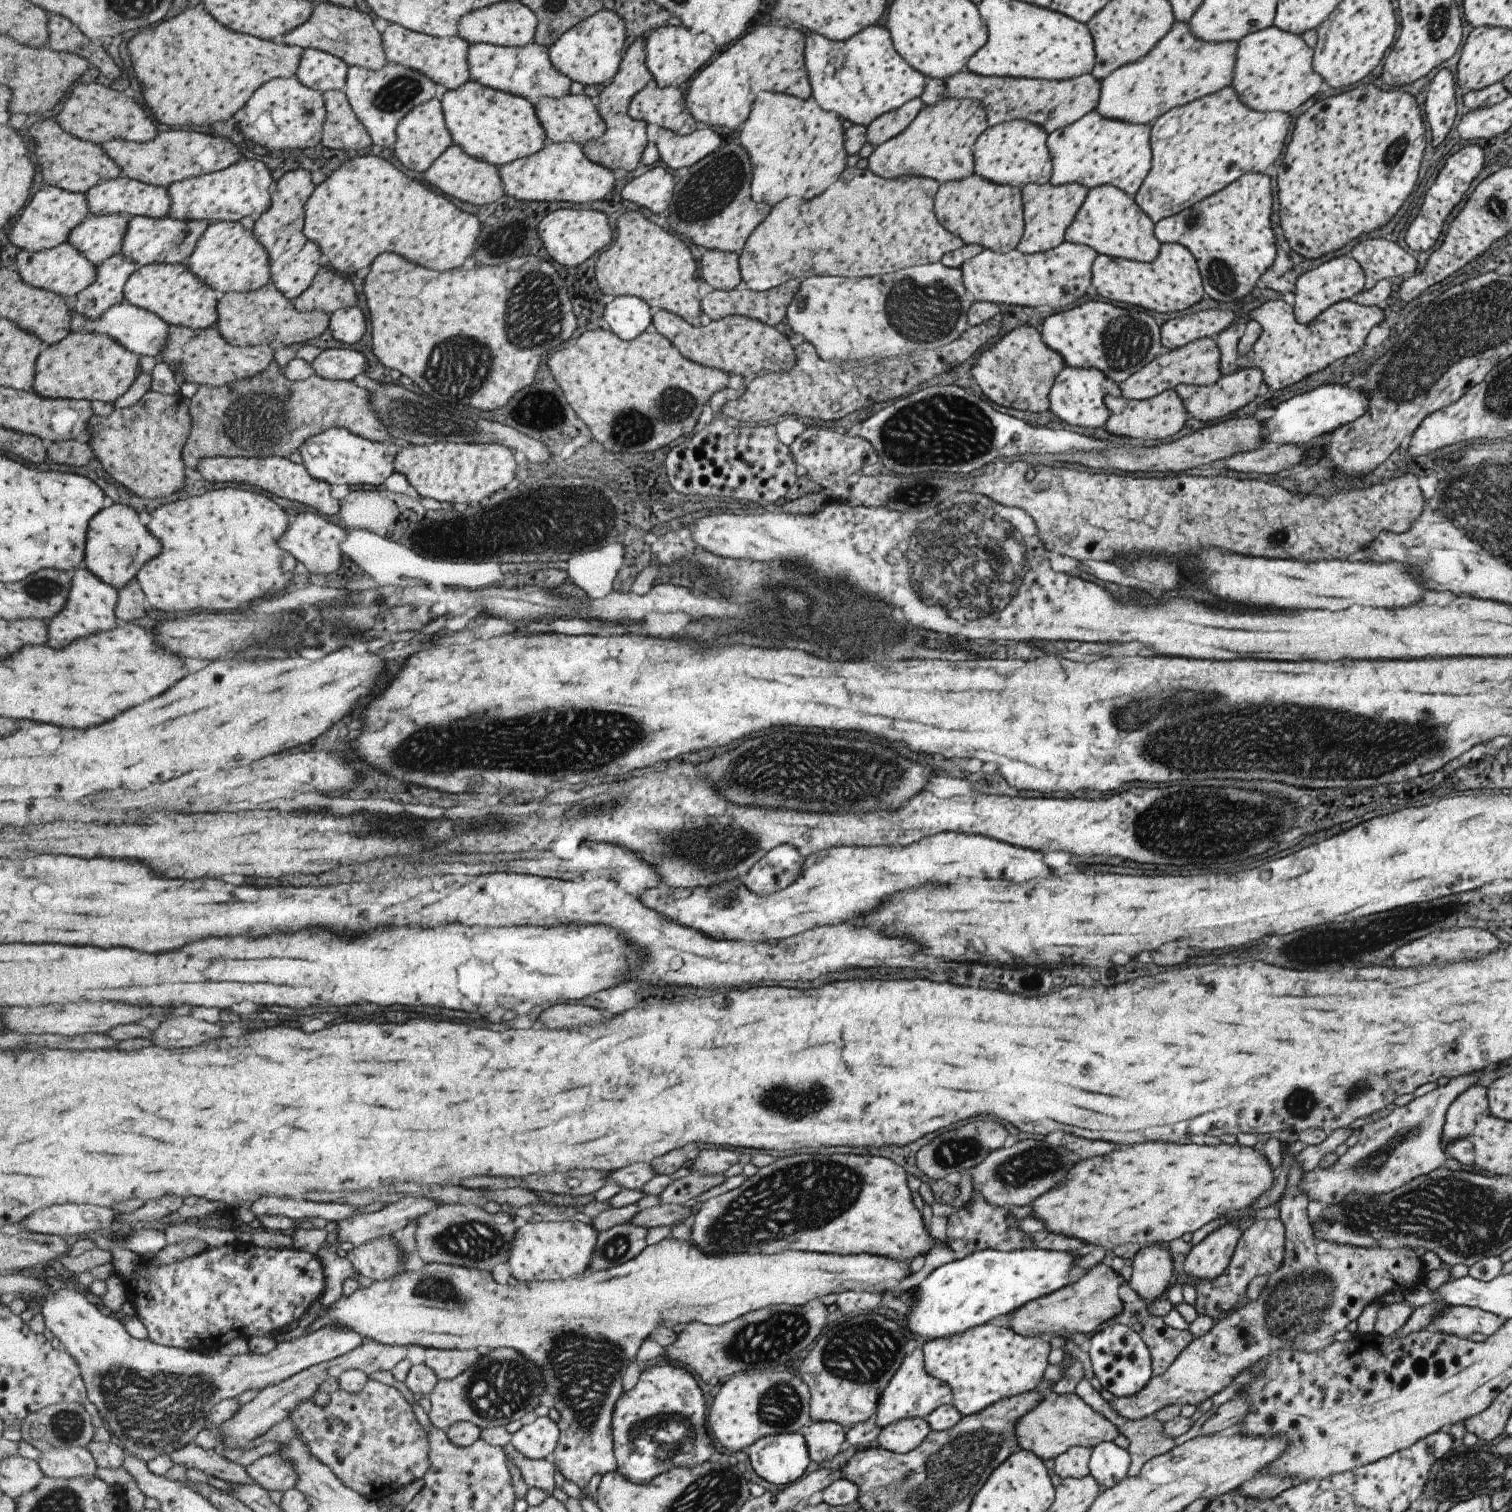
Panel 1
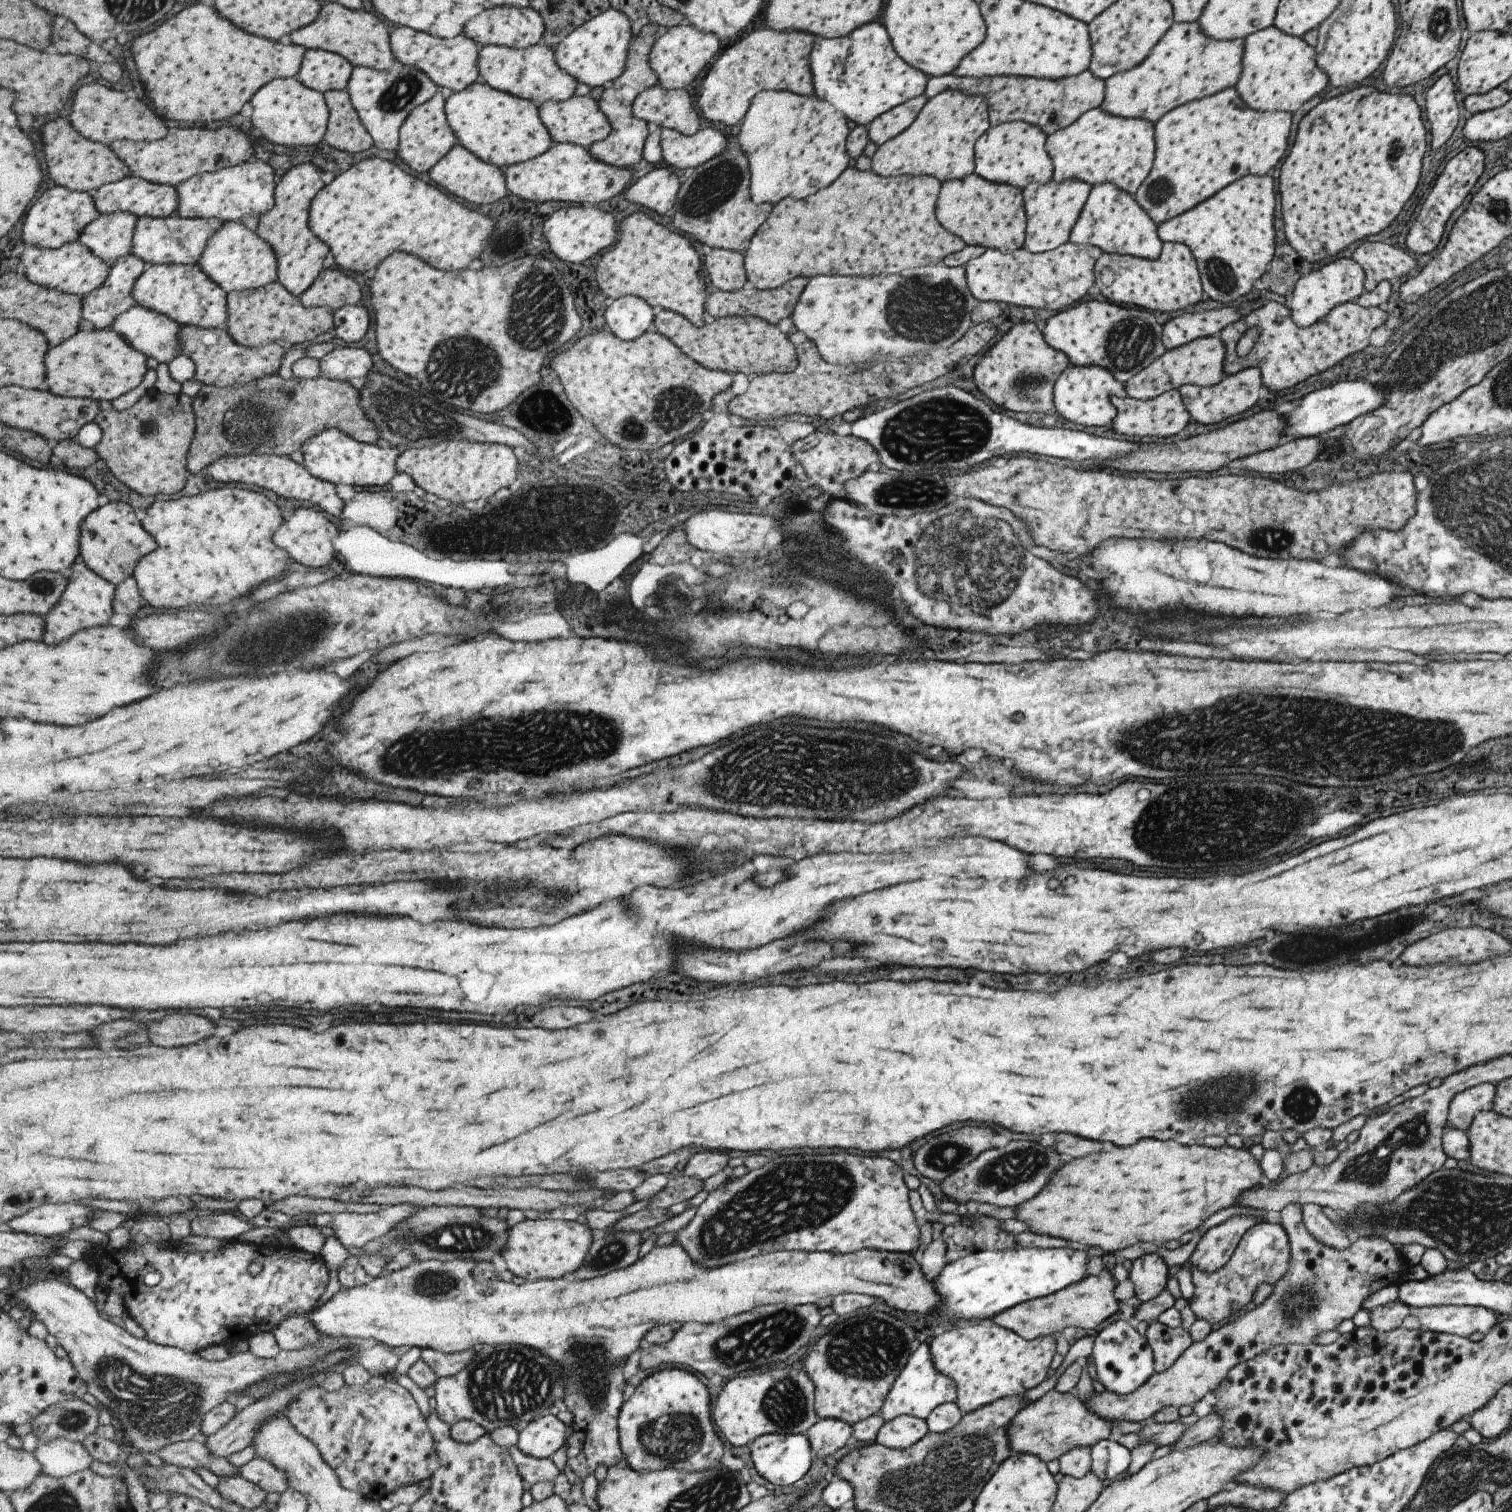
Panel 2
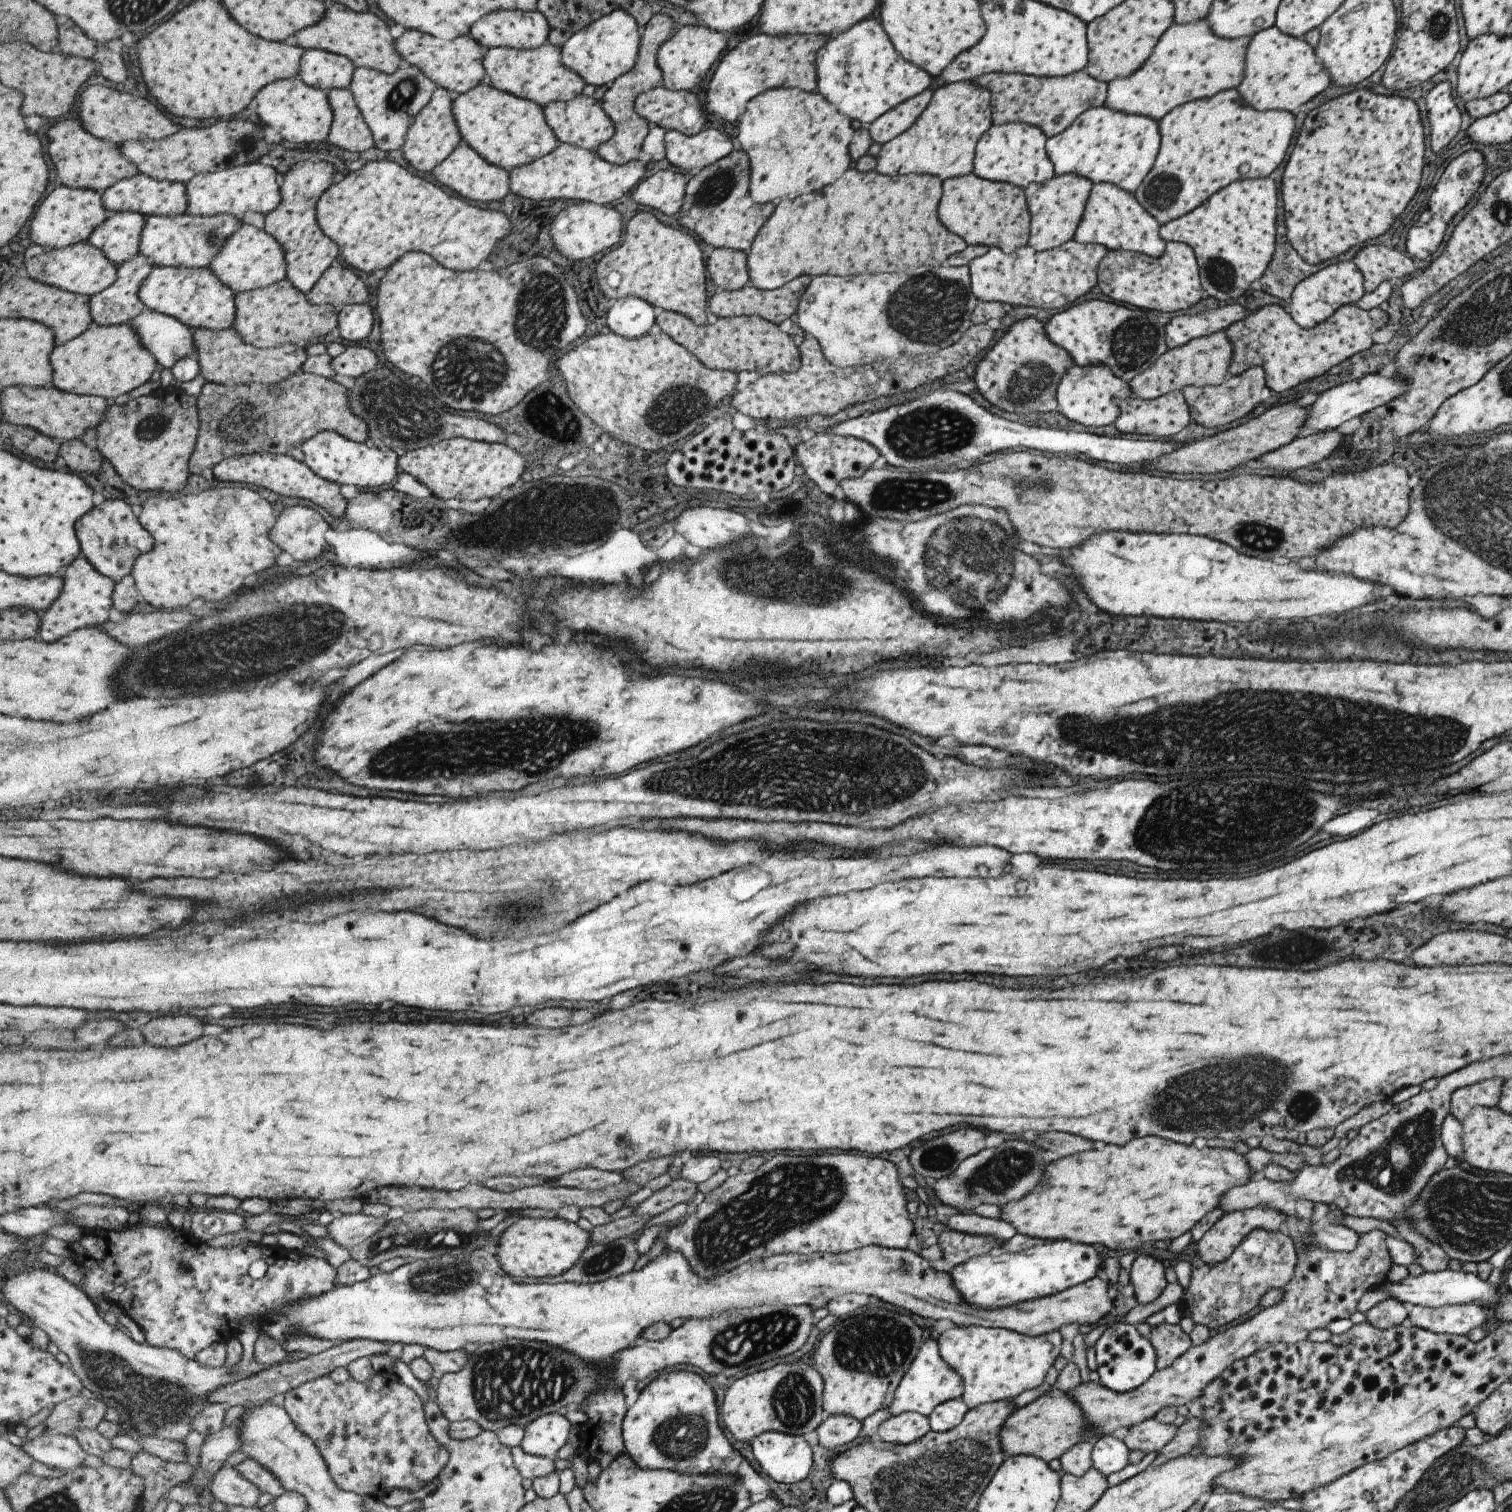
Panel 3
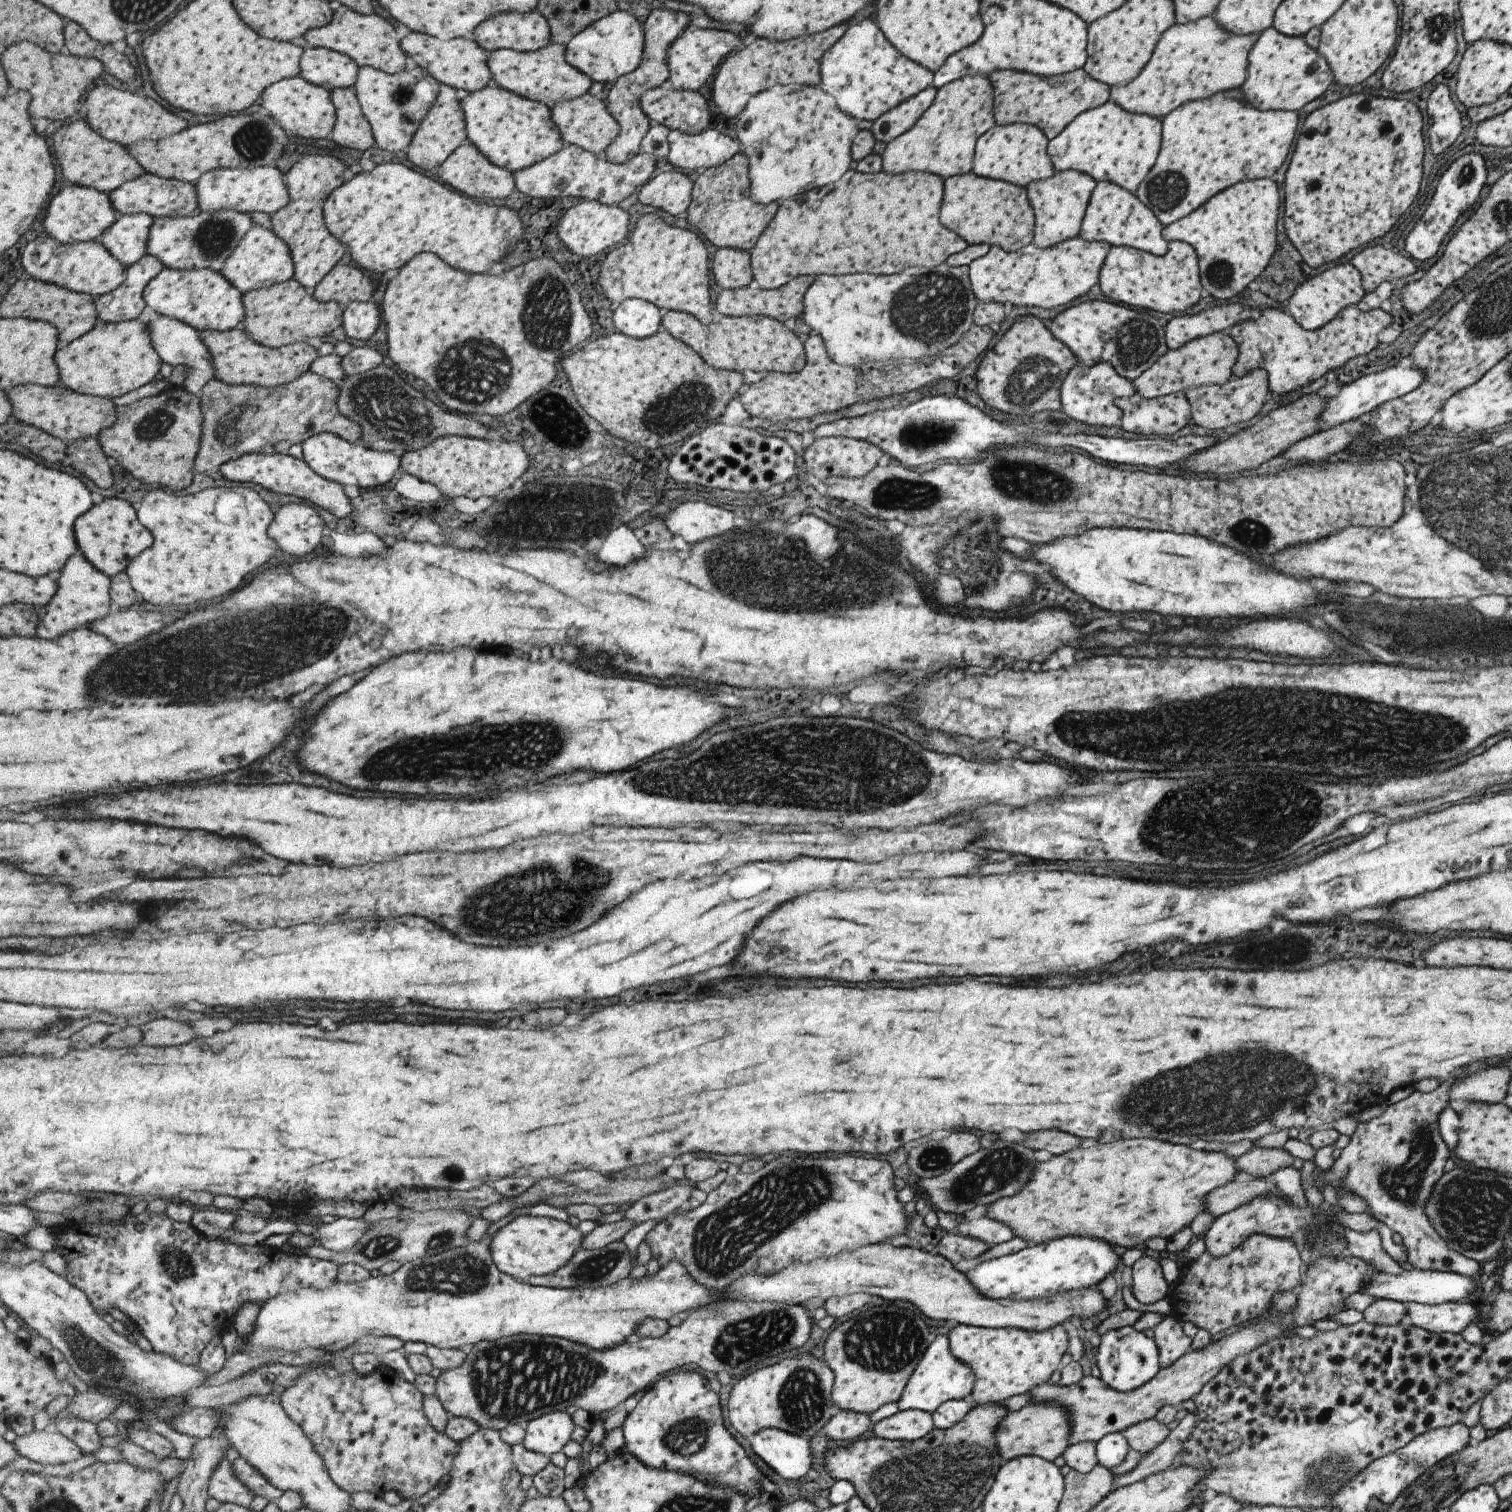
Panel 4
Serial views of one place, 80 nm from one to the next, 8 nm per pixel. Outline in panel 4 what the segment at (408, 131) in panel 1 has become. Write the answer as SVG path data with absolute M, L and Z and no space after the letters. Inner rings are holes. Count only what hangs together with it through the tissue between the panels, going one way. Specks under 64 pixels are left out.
M442 85L436 104L421 123L416 138L406 150L407 156L421 170L435 170L465 142L468 142L468 122L462 101L457 98L457 89L454 86Z

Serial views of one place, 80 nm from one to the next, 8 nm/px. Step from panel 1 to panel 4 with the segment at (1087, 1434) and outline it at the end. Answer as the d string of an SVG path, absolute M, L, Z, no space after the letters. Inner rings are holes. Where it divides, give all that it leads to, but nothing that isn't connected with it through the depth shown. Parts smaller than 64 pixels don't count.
M1031 1403L1017 1411L1007 1411L1005 1416L996 1424L994 1439L1003 1462L1023 1455L1037 1455L1048 1461L1069 1446L1068 1436L1070 1421L1063 1407L1052 1403Z

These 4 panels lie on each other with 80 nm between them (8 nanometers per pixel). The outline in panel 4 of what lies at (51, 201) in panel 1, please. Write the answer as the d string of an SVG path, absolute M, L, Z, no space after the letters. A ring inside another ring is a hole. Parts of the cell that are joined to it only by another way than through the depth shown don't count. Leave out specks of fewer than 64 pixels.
M71 184L61 189L53 198L53 204L47 210L43 234L55 237L61 244L97 241L120 219L120 216L121 213L113 204L110 193L101 192L93 187Z

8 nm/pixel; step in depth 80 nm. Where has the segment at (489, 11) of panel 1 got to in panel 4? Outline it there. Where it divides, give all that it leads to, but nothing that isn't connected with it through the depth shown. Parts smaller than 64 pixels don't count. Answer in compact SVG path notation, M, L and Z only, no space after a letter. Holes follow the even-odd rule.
M538 10L527 13L510 12L485 20L472 36L485 50L515 49L535 52L552 42L552 27Z

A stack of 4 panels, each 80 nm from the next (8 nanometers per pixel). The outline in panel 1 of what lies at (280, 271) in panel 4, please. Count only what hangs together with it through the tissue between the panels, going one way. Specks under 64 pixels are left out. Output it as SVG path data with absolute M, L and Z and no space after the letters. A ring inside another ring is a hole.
M222 221L209 224L208 231L201 236L196 252L186 261L189 270L205 280L213 290L225 294L230 291L252 292L268 286L272 281L272 264L268 250L237 221Z

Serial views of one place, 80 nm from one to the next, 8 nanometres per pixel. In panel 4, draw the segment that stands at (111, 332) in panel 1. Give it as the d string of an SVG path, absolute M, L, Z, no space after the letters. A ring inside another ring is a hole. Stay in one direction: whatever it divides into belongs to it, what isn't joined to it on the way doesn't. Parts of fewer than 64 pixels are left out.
M160 315L156 320L147 324L152 330L152 343L164 362L173 367L177 366L177 364L183 364L190 368L183 388L189 388L189 392L193 392L194 395L201 395L202 390L209 384L209 381L215 378L216 366L214 365L214 356L202 339L200 331L190 324L165 315Z

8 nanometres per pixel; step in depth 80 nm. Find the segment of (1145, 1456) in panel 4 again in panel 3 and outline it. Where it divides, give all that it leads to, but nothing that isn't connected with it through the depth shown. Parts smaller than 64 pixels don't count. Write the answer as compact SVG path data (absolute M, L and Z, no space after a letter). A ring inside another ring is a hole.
M1187 1418L1181 1426L1177 1427L1175 1438L1157 1452L1157 1456L1150 1466L1161 1466L1163 1462L1169 1461L1175 1456L1184 1456L1190 1453L1199 1442L1201 1428L1203 1428L1203 1422L1200 1419Z

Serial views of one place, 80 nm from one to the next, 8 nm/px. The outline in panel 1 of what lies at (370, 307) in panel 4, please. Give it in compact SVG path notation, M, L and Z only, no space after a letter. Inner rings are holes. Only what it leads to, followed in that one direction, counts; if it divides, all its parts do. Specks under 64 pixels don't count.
M341 308L330 316L330 329L337 341L357 344L367 332L367 318L361 308Z

